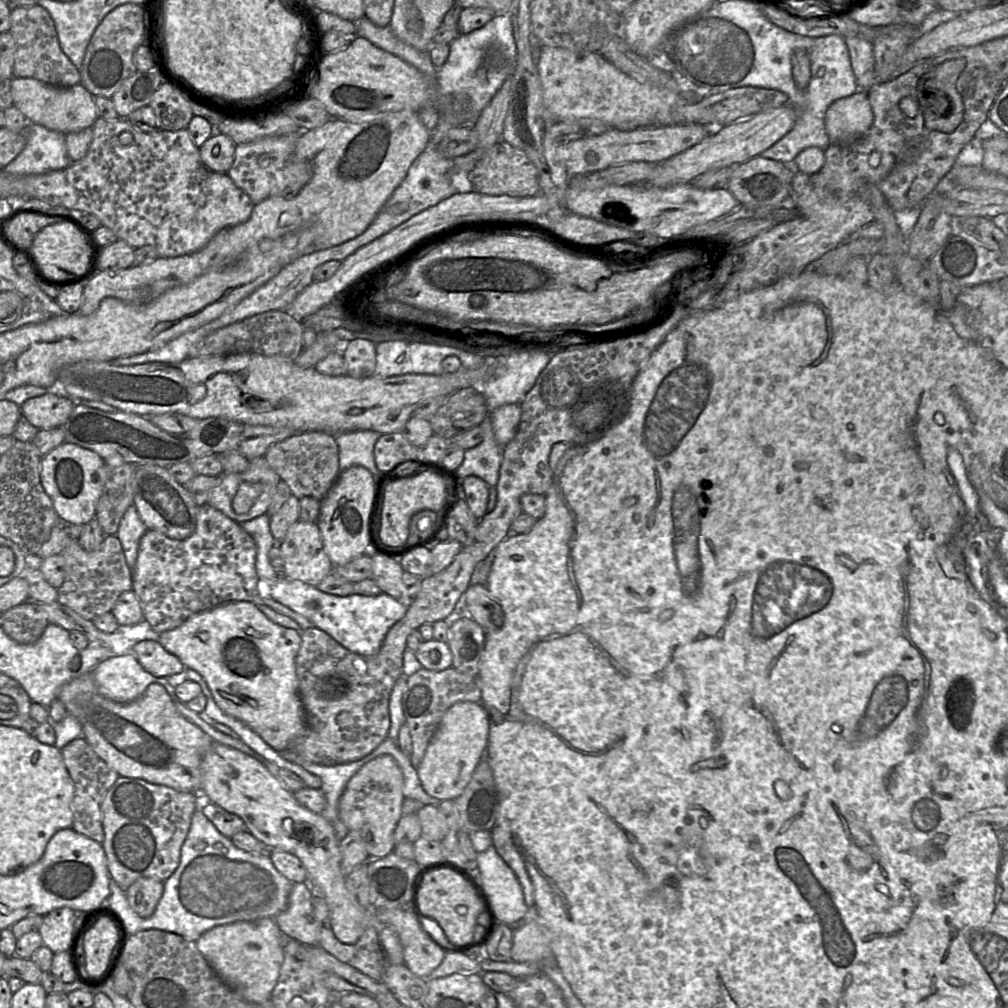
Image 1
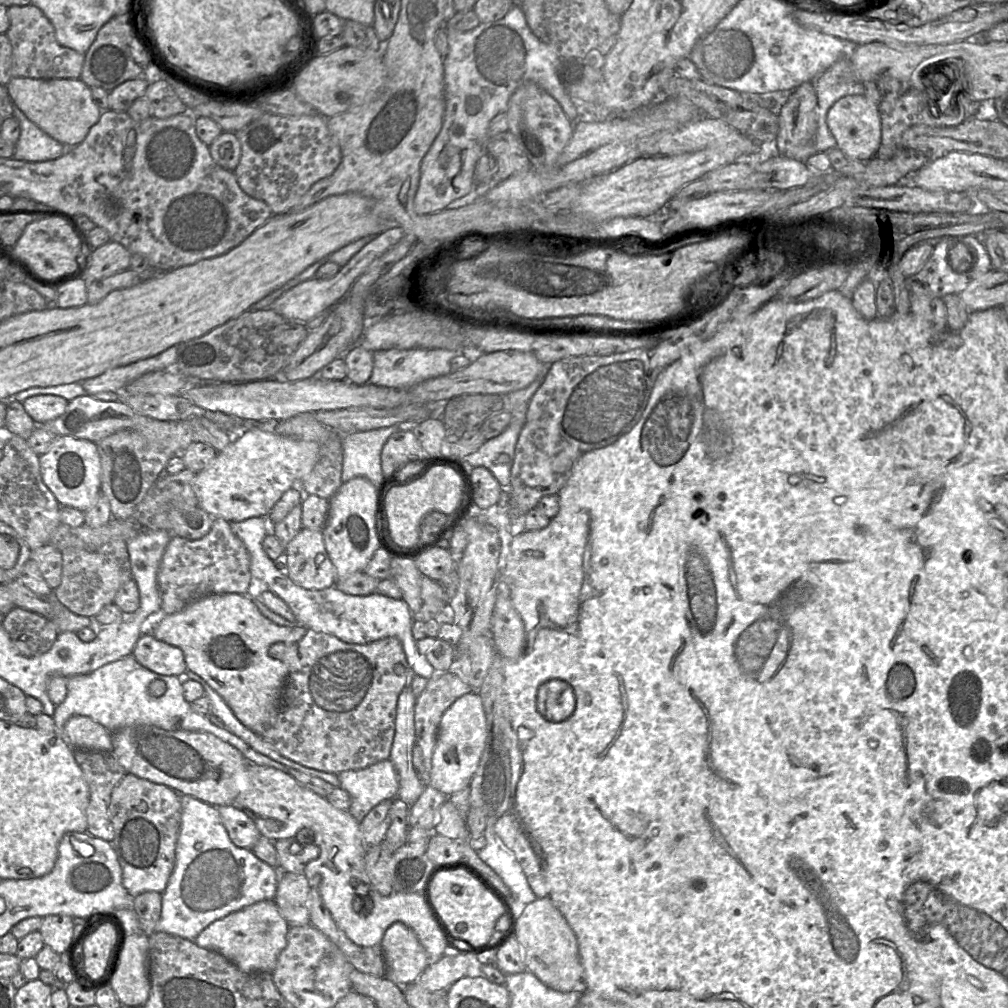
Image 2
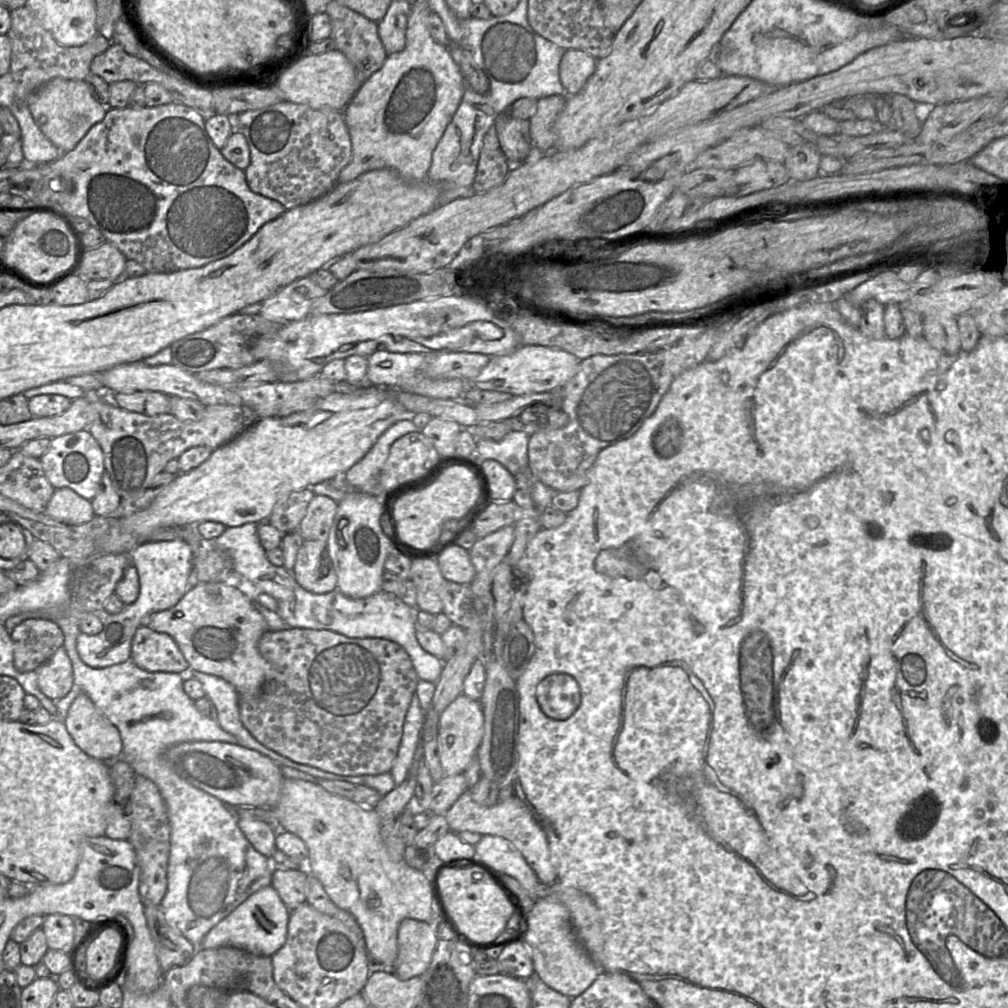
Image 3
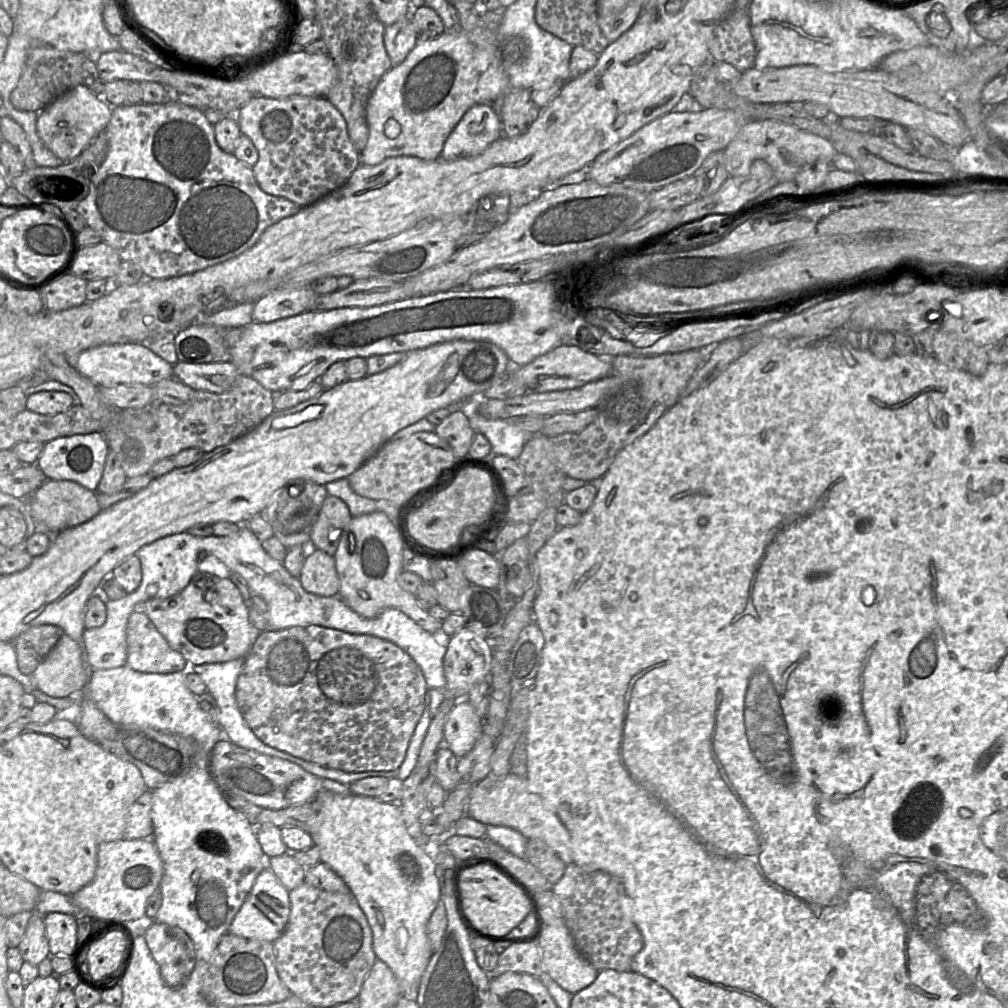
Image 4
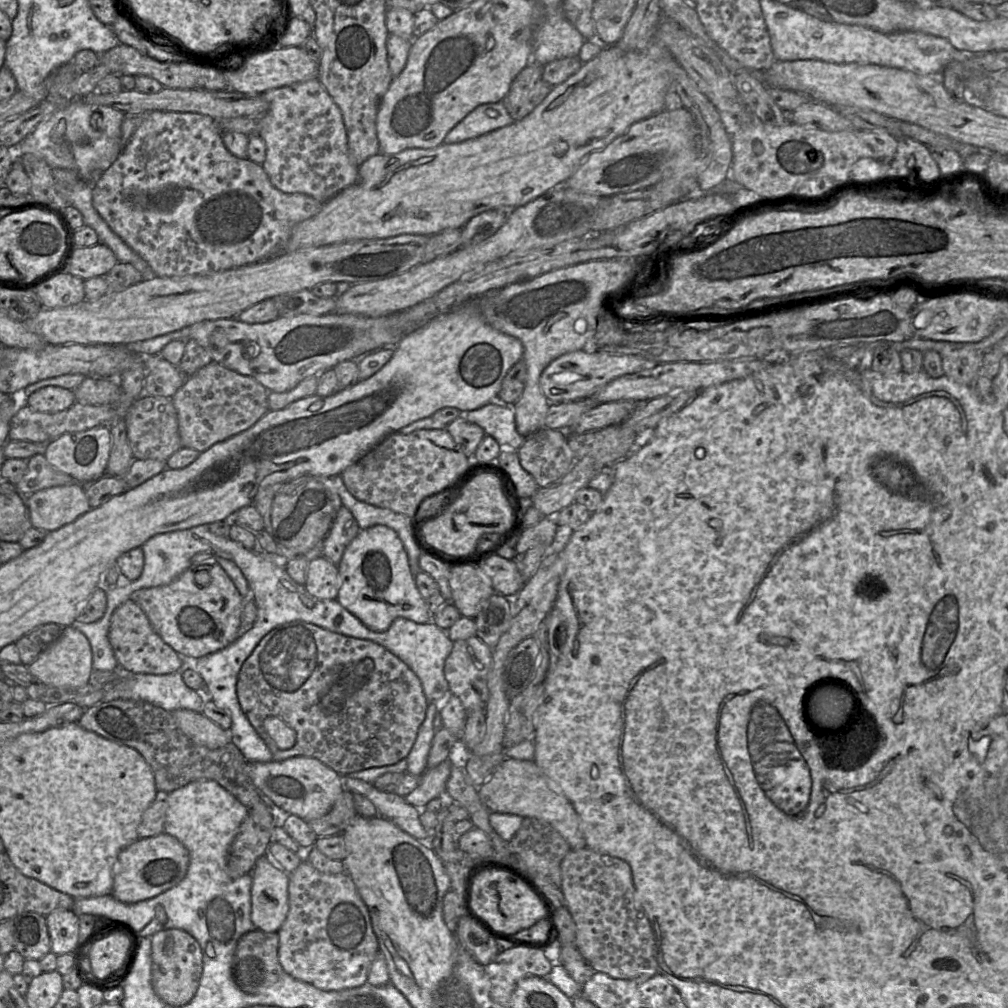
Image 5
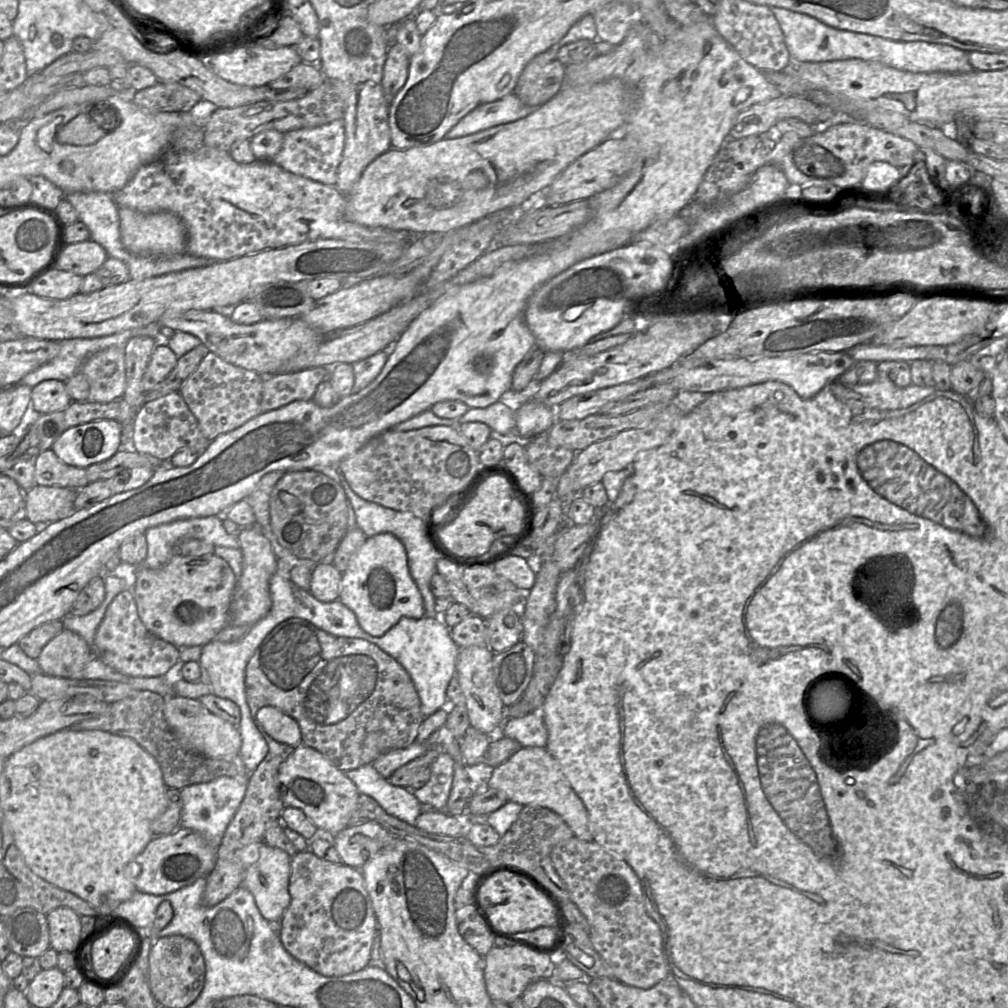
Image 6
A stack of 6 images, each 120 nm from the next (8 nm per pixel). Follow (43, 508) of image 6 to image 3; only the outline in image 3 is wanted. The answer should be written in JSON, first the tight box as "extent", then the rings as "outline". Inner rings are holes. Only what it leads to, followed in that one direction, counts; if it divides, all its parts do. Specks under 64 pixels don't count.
{"extent":[44,487,95,525],"outline":[[[66,487],[55,489],[44,513],[69,525],[87,523],[95,516],[91,501]]]}

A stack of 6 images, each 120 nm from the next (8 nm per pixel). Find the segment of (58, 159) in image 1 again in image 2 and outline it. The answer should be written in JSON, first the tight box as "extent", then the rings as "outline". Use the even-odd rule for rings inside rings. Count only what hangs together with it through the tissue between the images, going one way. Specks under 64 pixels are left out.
{"extent":[13,104,63,162],"outline":[[[14,104],[13,116],[20,123],[20,137],[13,158],[27,162],[54,160],[63,155],[63,144],[41,130]]]}

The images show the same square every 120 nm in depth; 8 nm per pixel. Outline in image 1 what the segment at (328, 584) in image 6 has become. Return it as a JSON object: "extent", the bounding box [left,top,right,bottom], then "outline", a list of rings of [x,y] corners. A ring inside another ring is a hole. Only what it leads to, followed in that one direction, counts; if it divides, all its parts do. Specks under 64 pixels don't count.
{"extent":[278,520,333,586],"outline":[[[298,520],[278,542],[284,559],[285,575],[317,586],[333,571],[333,563],[324,551],[317,523]]]}

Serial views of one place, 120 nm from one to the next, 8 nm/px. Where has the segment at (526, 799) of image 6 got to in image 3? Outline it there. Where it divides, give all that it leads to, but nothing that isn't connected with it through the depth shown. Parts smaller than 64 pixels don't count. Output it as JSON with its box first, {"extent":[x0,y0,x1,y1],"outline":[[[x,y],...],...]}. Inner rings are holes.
{"extent":[444,791,557,885],"outline":[[[465,791],[444,816],[451,832],[469,831],[482,836],[499,836],[510,841],[522,853],[542,884],[551,885],[557,881],[557,871],[551,860],[546,834],[528,805],[515,794],[500,803],[486,807],[474,802],[470,791]]]}

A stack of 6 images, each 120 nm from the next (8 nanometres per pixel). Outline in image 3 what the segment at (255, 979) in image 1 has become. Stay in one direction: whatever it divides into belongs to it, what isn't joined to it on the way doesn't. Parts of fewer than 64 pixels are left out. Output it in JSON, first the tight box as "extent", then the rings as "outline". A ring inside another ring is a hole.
{"extent":[198,885,290,957],"outline":[[[272,885],[249,896],[232,913],[214,926],[203,938],[198,949],[234,947],[258,956],[272,957],[285,943],[290,910]]]}

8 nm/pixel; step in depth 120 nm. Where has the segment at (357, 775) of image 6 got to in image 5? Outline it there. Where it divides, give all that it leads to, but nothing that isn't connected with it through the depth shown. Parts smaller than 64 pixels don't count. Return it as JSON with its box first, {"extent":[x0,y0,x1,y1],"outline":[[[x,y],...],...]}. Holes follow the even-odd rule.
{"extent":[343,776,429,845],"outline":[[[344,776],[343,784],[346,790],[367,797],[375,805],[380,816],[428,845],[429,832],[420,822],[421,810],[408,803],[405,797],[394,792],[380,791],[372,783],[349,776]]]}

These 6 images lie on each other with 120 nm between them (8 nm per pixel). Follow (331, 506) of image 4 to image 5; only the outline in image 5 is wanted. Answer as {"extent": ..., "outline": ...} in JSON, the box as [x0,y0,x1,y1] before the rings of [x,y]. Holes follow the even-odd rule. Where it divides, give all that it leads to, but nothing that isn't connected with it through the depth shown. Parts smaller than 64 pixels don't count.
{"extent":[322,506,360,565],"outline":[[[341,506],[331,528],[323,540],[322,556],[338,565],[346,547],[357,536],[360,528],[351,512]]]}

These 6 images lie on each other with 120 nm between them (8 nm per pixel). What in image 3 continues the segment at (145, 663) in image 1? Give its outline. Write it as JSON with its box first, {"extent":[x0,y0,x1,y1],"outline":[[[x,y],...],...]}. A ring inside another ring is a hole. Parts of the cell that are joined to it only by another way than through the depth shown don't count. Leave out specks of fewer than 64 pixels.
{"extent":[131,625,190,672],"outline":[[[140,625],[132,639],[131,660],[148,672],[186,672],[190,667],[174,639]]]}

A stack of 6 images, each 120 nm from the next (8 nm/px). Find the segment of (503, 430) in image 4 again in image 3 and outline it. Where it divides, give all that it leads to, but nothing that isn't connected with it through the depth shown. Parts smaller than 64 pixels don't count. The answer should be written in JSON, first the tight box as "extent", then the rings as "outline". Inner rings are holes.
{"extent":[475,431,529,475],"outline":[[[511,431],[500,440],[476,439],[475,457],[479,461],[498,461],[512,475],[517,475],[528,467],[529,437],[525,432]]]}

